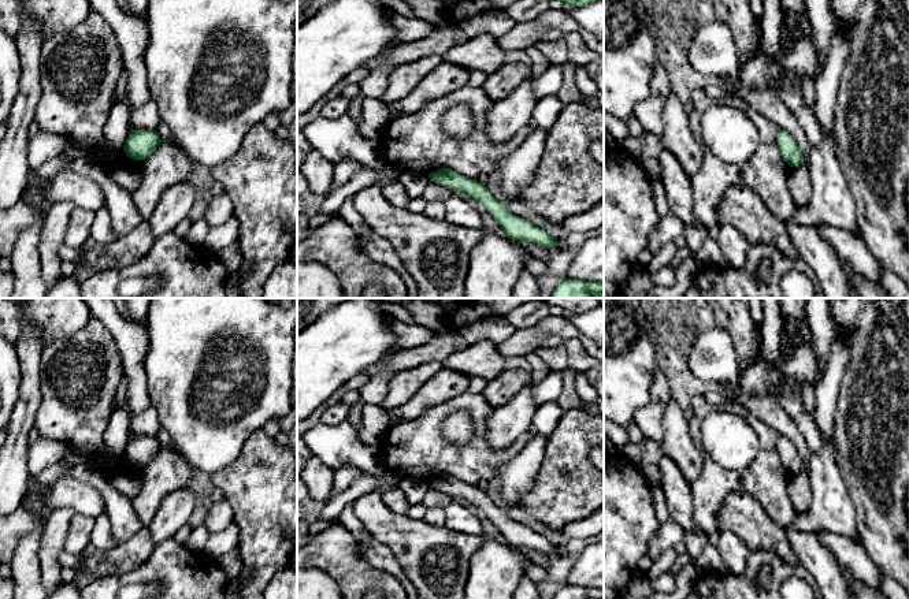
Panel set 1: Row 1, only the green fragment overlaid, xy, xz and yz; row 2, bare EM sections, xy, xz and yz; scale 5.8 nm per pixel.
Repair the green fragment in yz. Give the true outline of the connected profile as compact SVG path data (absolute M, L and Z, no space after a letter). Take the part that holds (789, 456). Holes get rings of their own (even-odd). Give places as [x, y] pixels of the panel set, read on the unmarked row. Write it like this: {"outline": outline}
{"outline": "M779 436L776 447L783 466L790 473L798 473L804 468L802 457L787 438Z"}

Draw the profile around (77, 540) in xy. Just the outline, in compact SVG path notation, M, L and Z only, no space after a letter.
M75 513L70 521L64 550L70 554L82 554L89 546L93 520Z

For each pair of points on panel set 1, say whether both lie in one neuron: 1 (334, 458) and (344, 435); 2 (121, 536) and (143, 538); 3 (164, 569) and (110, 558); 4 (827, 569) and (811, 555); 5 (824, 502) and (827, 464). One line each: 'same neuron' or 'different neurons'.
1: same neuron
2: different neurons
3: different neurons
4: same neuron
5: same neuron

